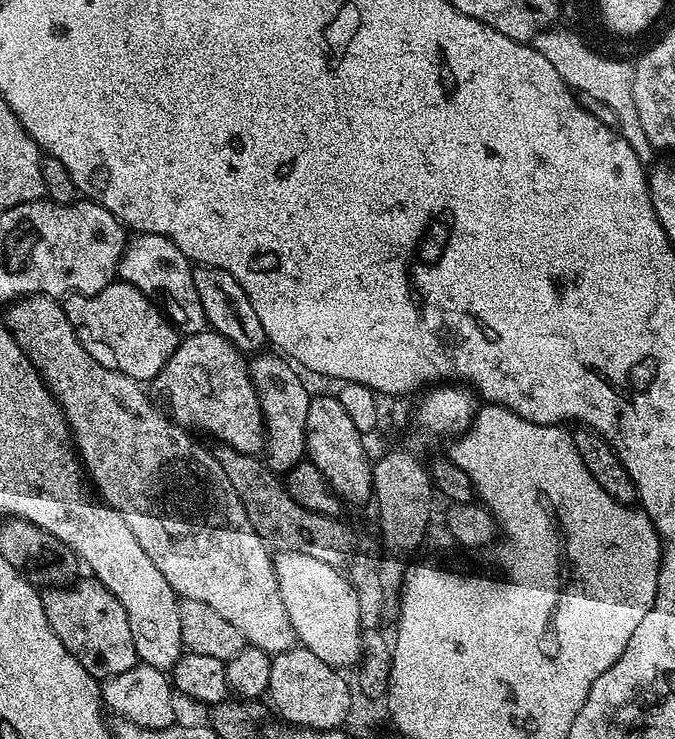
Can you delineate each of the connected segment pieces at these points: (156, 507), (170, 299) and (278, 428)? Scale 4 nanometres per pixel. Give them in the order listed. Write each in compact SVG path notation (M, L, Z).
M29 294L11 301L7 308L3 323L12 331L12 337L28 355L28 361L36 367L64 413L91 483L100 487L103 503L130 526L134 538L138 538L138 546L142 546L150 562L162 570L162 578L170 582L177 597L206 602L206 606L218 610L226 622L238 626L249 645L266 653L277 654L293 647L297 643L296 631L282 602L273 553L268 553L265 537L256 531L250 518L246 518L246 510L215 455L195 444L181 425L169 419L159 407L156 409L148 401L149 393L144 393L137 381L115 367L99 364L84 349L85 341L66 318L59 299Z
M142 232L133 235L125 243L118 276L123 283L132 284L142 290L144 295L152 297L157 305L162 306L165 313L171 314L173 325L180 326L180 323L184 323L184 336L193 336L205 331L206 321L202 298L198 298L198 290L194 290L192 270L193 265L188 257L182 254L180 247L170 237Z
M272 351L273 353L263 352L256 354L261 354L261 356L253 355L251 357L253 360L249 359L246 367L252 389L256 392L260 403L260 413L264 415L266 463L273 472L287 474L306 456L308 435L304 431L306 430L306 414L310 410L312 396L307 386L304 385L303 378L299 376L301 373L283 355L275 351Z

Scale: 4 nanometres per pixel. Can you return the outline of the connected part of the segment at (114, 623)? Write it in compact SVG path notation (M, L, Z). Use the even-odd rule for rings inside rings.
M95 578L77 579L67 586L48 586L43 589L42 599L46 618L54 634L66 646L66 650L97 681L103 682L112 676L130 670L138 663L136 647L132 641L130 618L122 610L122 602L106 590Z

